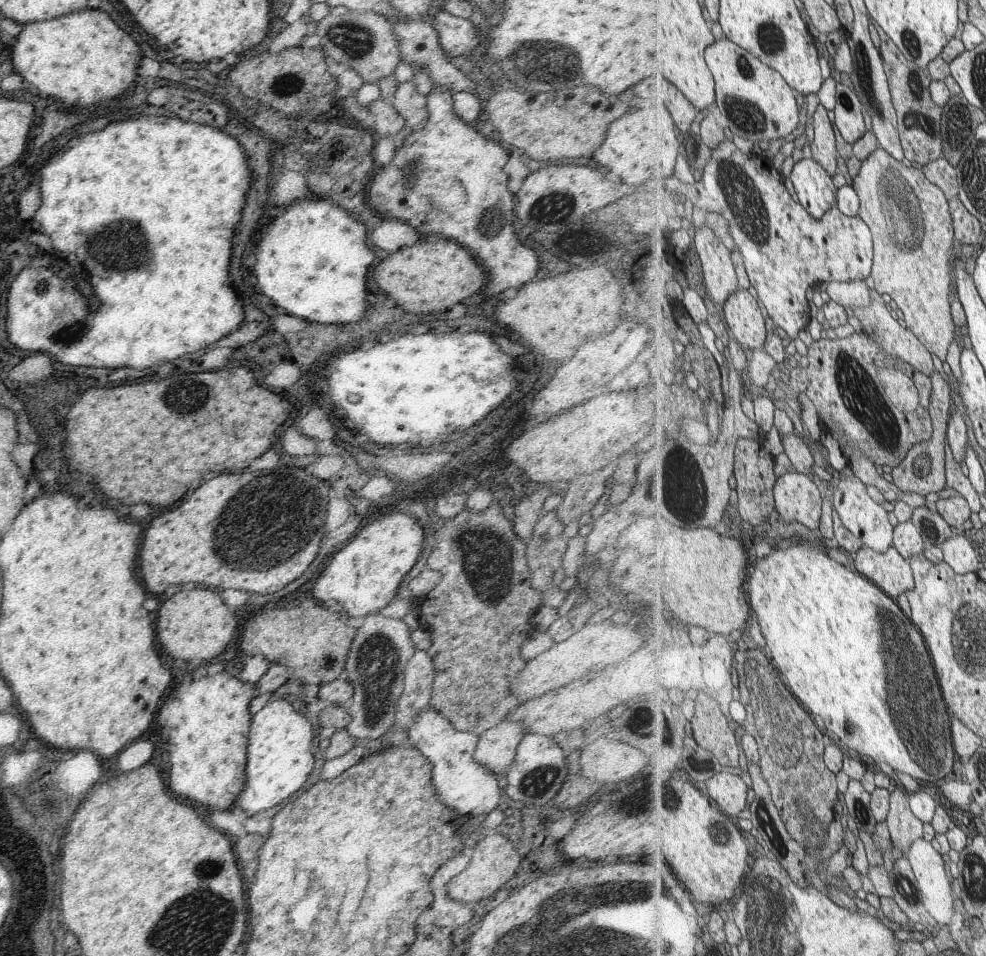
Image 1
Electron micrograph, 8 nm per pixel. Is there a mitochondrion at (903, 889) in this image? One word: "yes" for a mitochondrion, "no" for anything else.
yes

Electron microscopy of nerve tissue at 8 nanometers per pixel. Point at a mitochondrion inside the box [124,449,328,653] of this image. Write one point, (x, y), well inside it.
(246, 526)

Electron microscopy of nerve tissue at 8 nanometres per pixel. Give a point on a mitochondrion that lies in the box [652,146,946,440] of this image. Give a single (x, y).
(739, 191)

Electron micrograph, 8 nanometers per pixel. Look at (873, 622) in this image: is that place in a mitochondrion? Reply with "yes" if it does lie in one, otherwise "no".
yes

